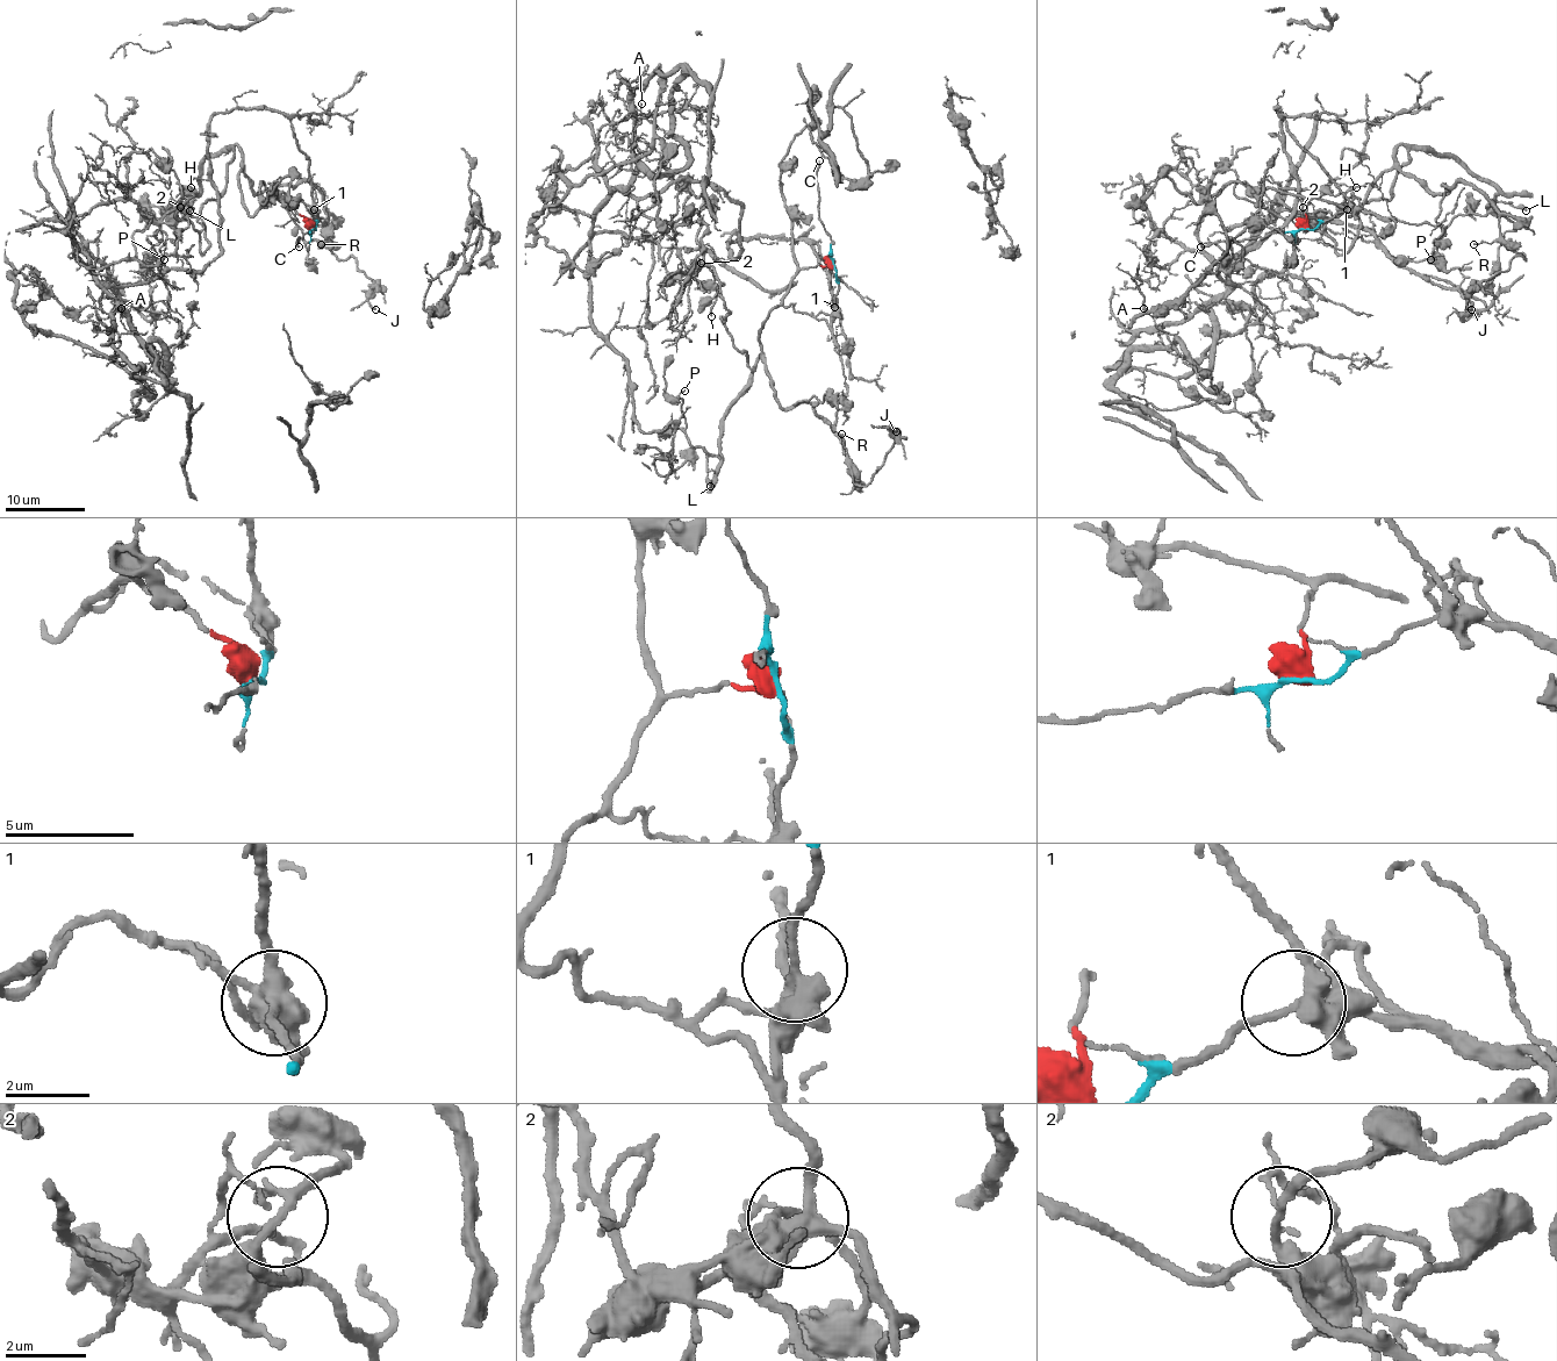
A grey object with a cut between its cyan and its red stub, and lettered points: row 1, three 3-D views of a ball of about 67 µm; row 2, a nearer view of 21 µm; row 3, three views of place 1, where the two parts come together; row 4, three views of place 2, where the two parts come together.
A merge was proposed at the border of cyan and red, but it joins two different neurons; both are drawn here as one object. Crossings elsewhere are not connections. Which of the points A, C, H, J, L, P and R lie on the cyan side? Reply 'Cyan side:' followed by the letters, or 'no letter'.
Cyan side: A, C

